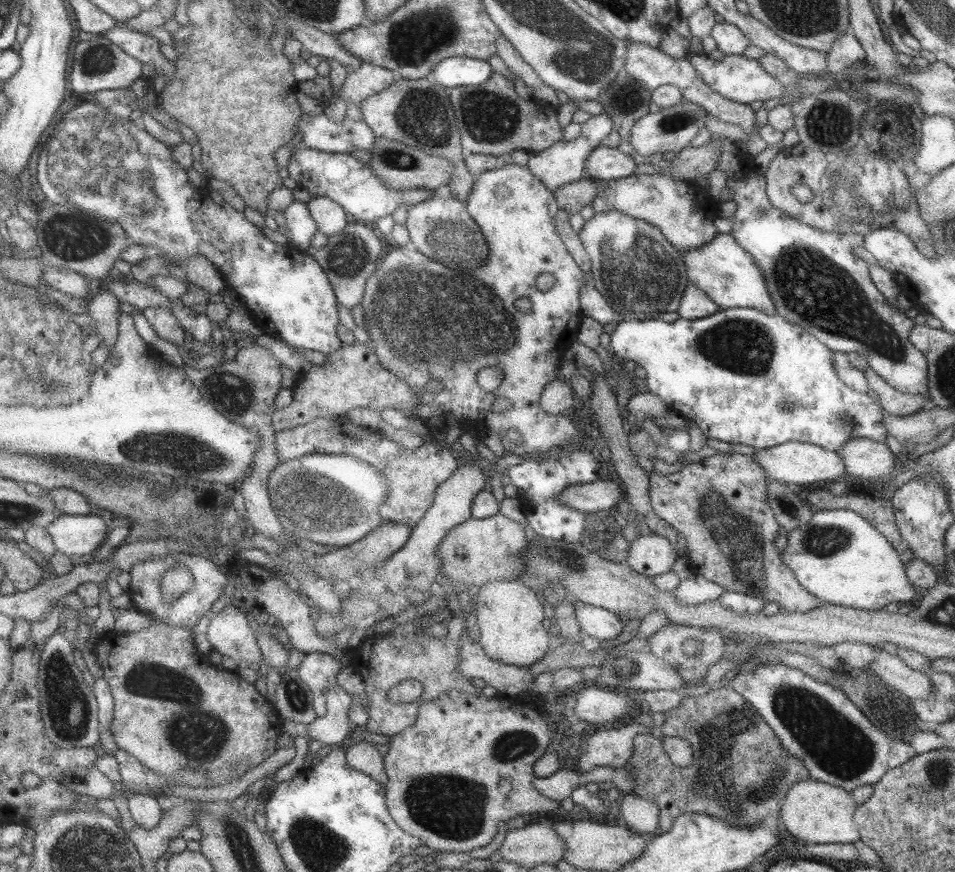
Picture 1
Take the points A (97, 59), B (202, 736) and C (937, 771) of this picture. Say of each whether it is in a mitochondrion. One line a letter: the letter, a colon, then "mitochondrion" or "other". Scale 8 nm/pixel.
A: mitochondrion
B: mitochondrion
C: mitochondrion

